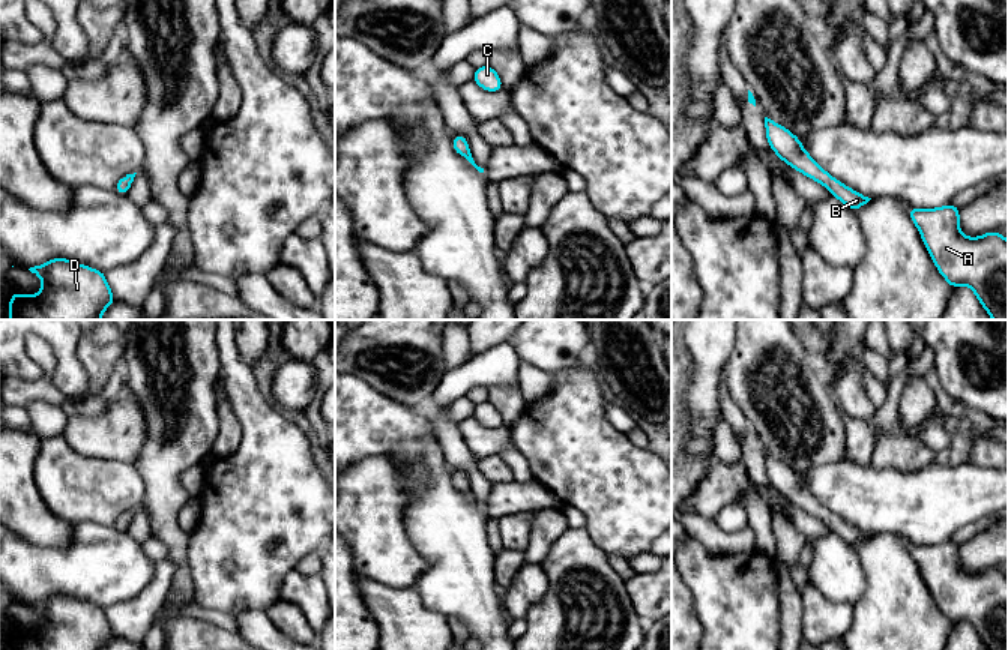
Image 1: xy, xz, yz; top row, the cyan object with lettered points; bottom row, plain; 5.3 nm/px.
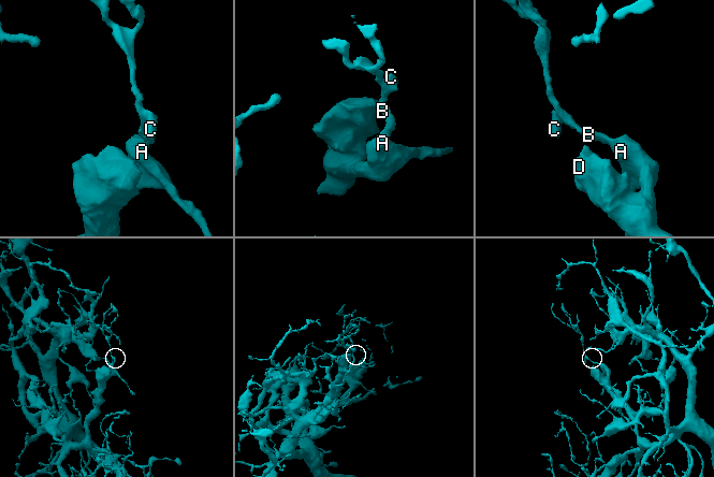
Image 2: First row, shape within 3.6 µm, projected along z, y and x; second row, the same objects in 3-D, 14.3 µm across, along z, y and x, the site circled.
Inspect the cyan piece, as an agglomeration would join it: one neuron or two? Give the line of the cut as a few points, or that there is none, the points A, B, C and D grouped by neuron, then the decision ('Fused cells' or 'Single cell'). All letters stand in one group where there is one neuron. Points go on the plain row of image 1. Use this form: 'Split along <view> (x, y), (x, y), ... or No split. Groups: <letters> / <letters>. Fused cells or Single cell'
No split. Groups: A B C D. Single cell

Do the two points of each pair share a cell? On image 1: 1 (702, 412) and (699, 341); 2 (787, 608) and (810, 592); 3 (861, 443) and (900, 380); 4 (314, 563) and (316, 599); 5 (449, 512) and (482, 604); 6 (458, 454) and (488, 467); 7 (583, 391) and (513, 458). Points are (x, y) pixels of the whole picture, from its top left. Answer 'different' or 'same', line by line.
1: same
2: different
3: same
4: different
5: same
6: different
7: different

